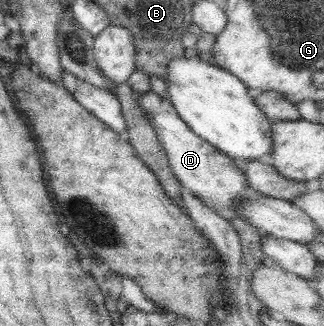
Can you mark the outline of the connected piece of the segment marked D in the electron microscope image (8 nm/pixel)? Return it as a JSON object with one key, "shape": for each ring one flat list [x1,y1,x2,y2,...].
{"shape":[[147,91,136,94,136,104,140,106,154,128,170,171,181,187,206,205,214,214,222,218,227,216,236,218,237,206,243,199,244,189,247,187,242,167,230,157,218,153,212,145,208,145,204,139,192,133,192,130,176,115,175,109,167,98]]}

